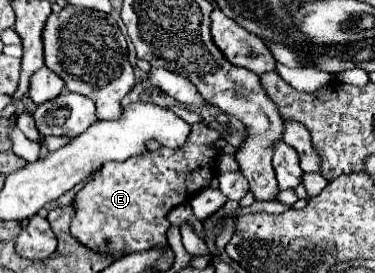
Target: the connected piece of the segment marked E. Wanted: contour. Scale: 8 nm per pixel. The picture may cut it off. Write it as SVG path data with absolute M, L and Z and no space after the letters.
M194 124L192 132L188 136L188 142L182 148L158 148L154 152L142 152L138 156L132 156L124 162L108 162L102 166L102 170L96 174L92 182L88 182L74 198L76 218L72 220L72 234L88 248L100 250L100 252L140 252L150 250L152 246L166 246L166 230L170 228L168 212L190 200L192 194L206 188L208 182L216 176L216 152L212 150L212 142L218 140L220 134L216 130L210 130L202 124Z

